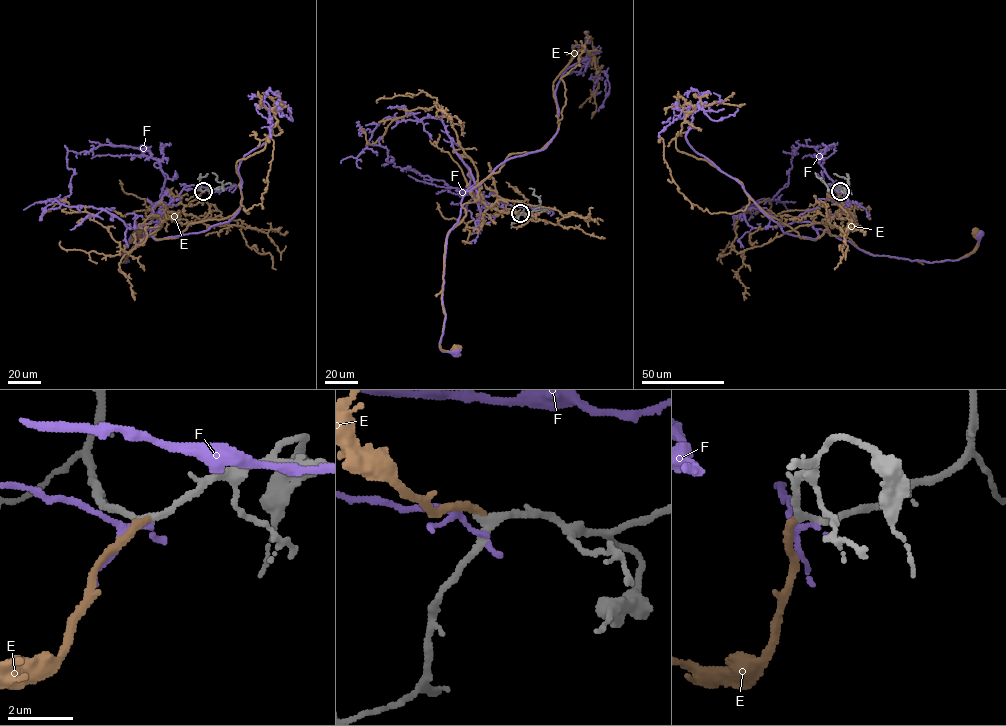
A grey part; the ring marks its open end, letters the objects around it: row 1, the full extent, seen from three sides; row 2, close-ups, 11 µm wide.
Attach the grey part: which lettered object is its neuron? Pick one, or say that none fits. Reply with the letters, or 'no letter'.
E

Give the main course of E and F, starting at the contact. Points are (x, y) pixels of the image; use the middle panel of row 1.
E: (520, 213), (500, 212), (479, 198), (462, 206), (466, 215), (448, 233), (440, 342), (443, 350), (455, 348)
F: (520, 214), (493, 204), (481, 214), (474, 186), (462, 198), (447, 237), (440, 342), (443, 351), (455, 352)

